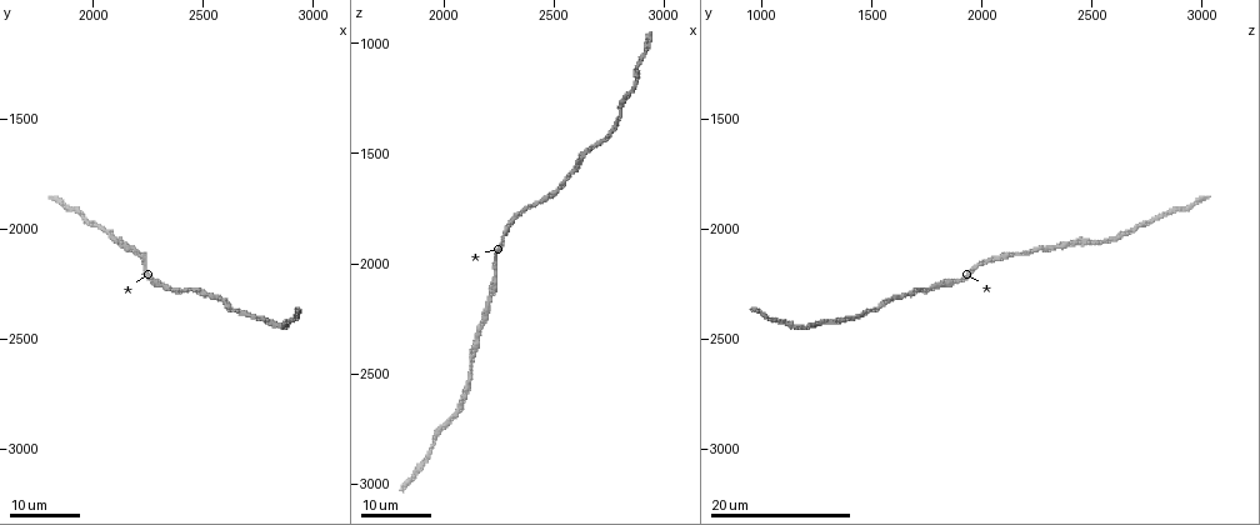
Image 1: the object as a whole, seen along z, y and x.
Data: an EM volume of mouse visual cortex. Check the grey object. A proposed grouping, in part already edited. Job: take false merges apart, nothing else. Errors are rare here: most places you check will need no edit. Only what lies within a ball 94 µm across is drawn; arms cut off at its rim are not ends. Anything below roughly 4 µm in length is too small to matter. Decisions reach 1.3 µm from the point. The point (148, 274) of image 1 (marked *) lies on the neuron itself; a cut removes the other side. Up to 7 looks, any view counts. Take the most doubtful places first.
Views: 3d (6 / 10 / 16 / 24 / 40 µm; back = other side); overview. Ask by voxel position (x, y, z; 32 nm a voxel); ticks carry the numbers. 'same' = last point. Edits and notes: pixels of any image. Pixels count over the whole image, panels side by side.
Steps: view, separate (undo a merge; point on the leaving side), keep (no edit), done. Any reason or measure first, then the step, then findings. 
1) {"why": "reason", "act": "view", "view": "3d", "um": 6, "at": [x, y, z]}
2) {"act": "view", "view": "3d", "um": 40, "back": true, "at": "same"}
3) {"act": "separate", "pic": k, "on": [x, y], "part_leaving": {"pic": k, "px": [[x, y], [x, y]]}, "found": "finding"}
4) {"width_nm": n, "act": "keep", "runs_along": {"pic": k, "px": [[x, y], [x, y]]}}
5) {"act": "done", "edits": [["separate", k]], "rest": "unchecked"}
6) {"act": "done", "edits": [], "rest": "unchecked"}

{"why": "calibre changes", "act": "view", "view": "3d", "um": 24, "at": [2640, 2370, 1510]}

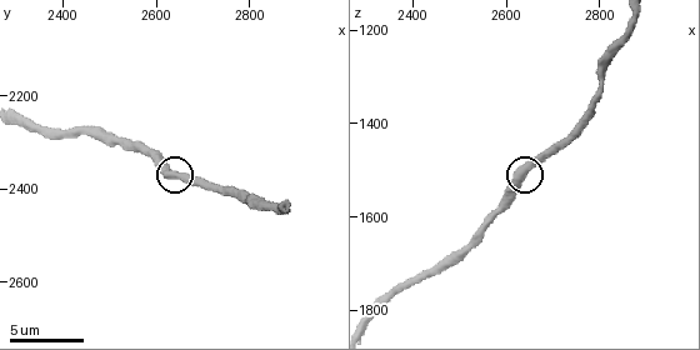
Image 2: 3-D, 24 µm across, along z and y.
{"act": "view", "view": "3d", "um": 6, "at": [2640, 2370, 1505]}

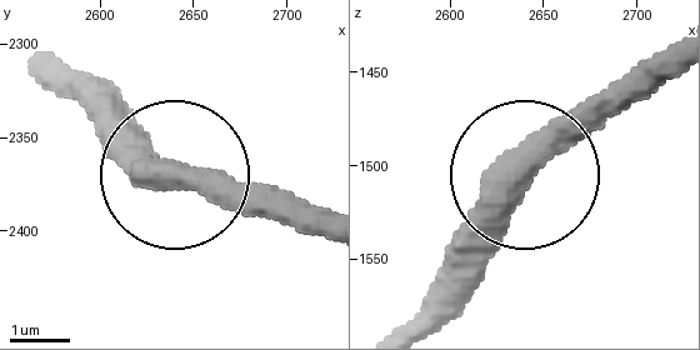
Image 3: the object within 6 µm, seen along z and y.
{"act": "keep", "found": "continuous, no second neuron"}

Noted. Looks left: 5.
{"why": "thin neck", "act": "view", "view": "3d", "um": 16, "at": [2890, 2420, 1070]}

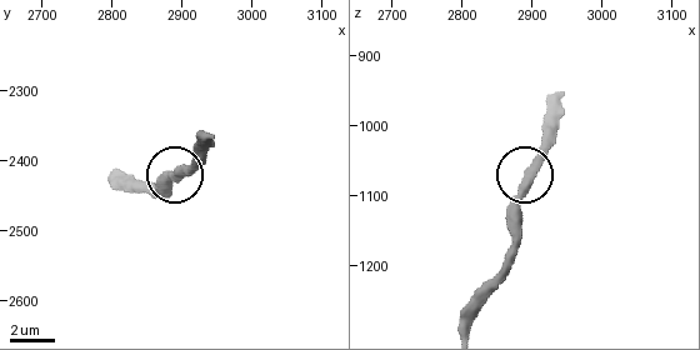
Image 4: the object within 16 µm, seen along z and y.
{"why": "closer look", "act": "view", "view": "3d", "um": 6, "at": [2890, 2415, 1065]}

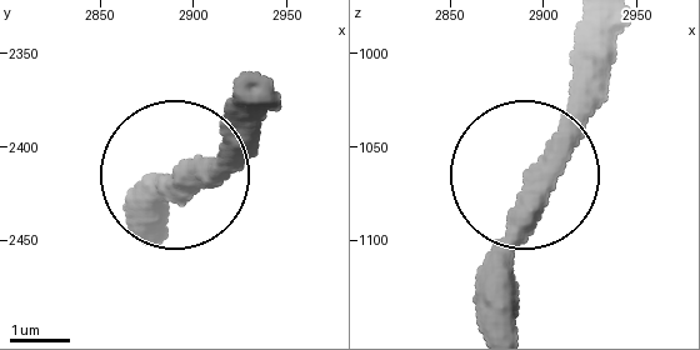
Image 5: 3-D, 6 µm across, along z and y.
{"act": "keep", "runs_along": {"pic": 5, "px": [[491, 319], [526, 169], [605, 69]]}, "found": "continuous, no second neuron"}

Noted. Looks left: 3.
{"act": "view", "view": "3d", "um": 24, "at": [2120, 2060, 2510]}

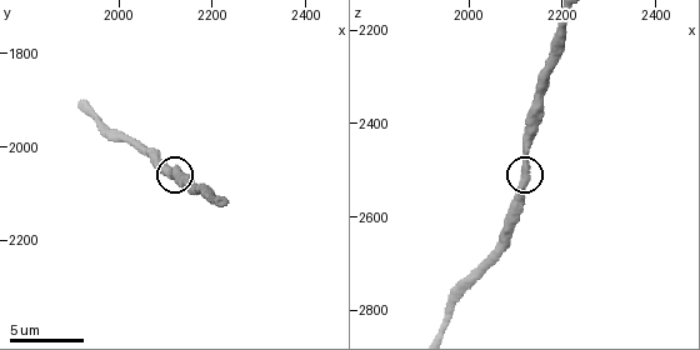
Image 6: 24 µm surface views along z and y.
{"act": "view", "view": "3d", "um": 10, "at": "same"}

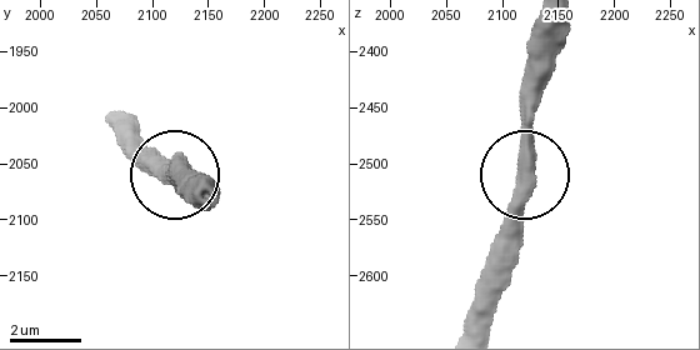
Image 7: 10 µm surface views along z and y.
{"act": "keep", "found": "all the same neuron"}

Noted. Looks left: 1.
{"why": "calibre changes", "act": "view", "view": "3d", "um": 16, "at": [2500, 2285, 1680]}

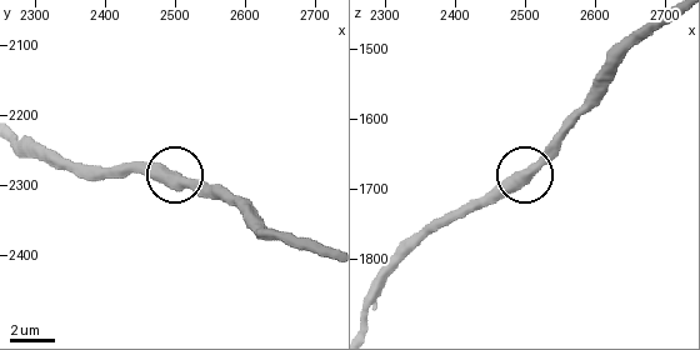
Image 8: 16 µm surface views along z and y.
{"act": "keep", "found": "one neuron here"}

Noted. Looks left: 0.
{"act": "done", "edits": [], "rest": "unchecked"}

